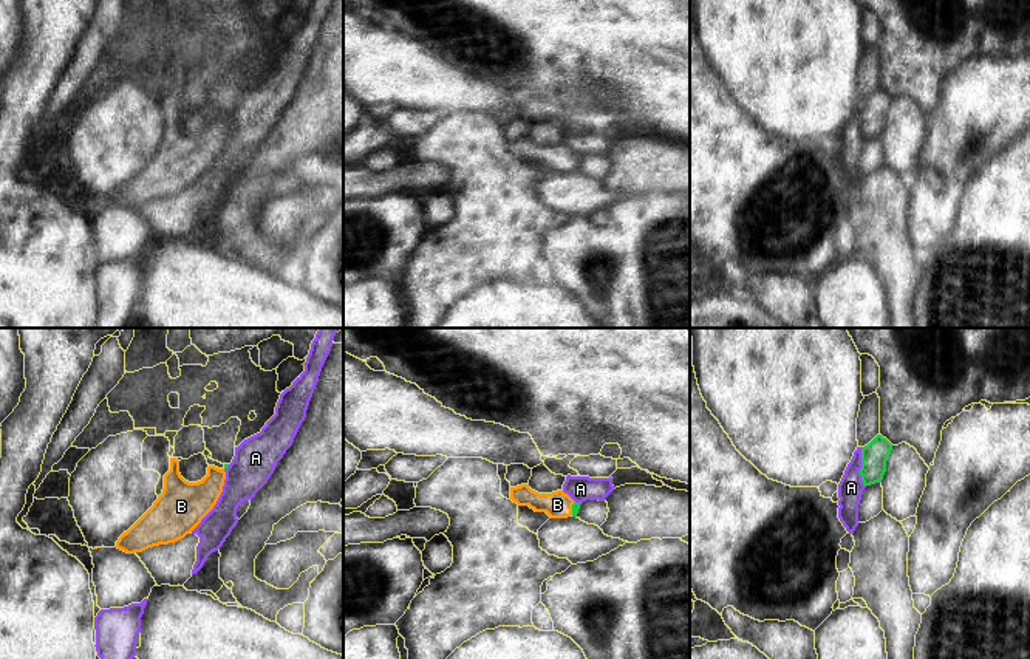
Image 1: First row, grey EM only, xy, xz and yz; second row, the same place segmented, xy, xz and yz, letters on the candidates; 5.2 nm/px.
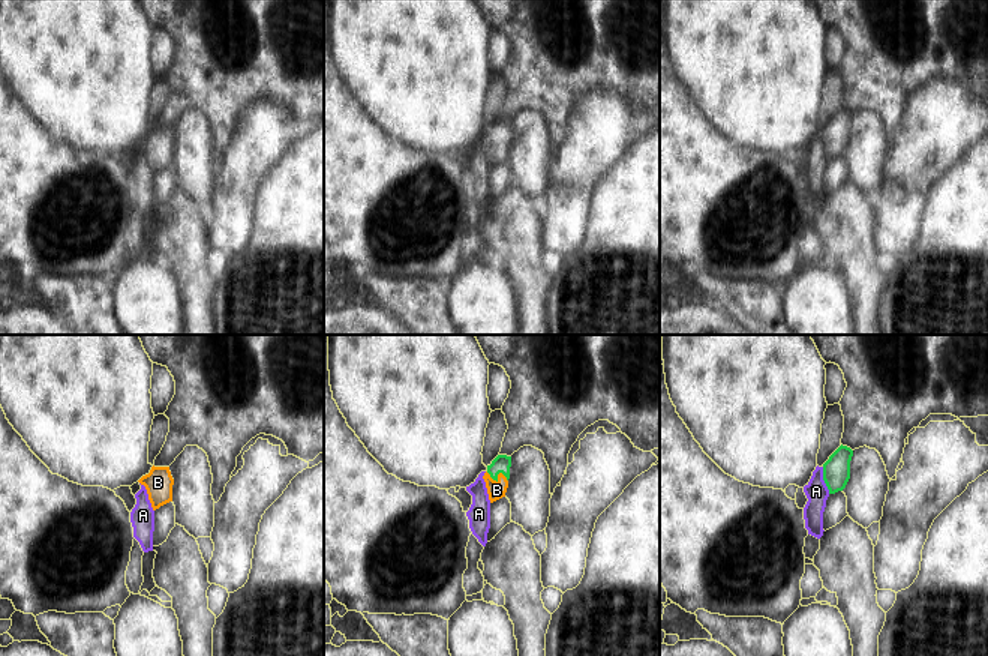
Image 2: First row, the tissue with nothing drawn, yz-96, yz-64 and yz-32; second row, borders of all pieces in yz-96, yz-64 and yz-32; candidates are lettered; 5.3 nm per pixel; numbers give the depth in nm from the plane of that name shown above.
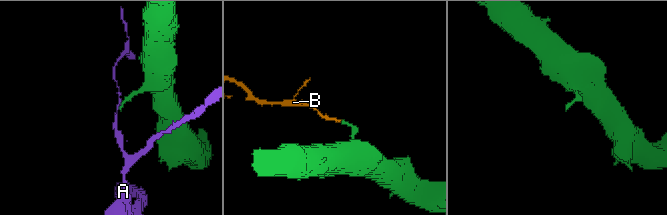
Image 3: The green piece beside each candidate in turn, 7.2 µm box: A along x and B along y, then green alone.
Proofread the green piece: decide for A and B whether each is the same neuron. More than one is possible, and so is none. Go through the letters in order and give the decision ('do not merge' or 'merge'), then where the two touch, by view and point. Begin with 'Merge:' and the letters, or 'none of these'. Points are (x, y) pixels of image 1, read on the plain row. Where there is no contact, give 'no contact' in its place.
Merge: B
A: do not merge; meets green in yz at (862, 121)
B: merge; meets green in xz at (572, 161)

